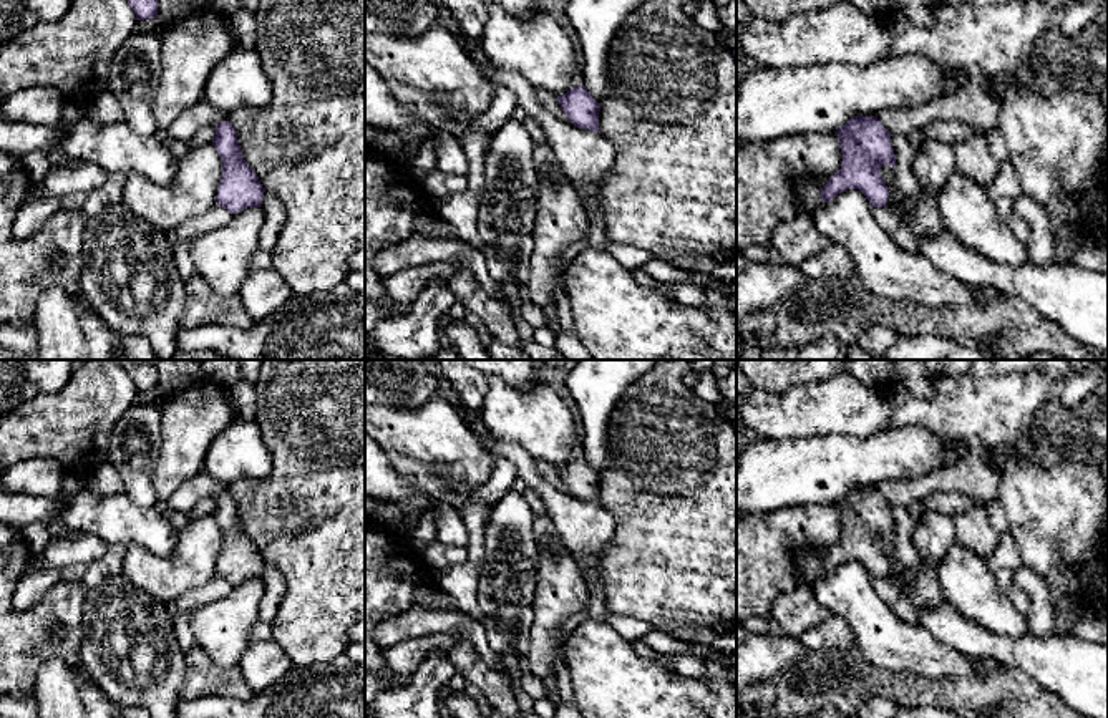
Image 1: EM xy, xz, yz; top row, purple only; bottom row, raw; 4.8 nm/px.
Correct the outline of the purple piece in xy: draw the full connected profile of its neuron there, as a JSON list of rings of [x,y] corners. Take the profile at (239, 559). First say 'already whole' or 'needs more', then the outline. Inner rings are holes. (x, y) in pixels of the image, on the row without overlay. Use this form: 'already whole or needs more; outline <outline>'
already whole; outline [[[222,492],[214,501],[212,517],[222,531],[217,575],[231,585],[239,585],[247,579],[260,579],[265,562],[254,541],[244,531],[232,496]]]

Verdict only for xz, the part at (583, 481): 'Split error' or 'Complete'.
Complete

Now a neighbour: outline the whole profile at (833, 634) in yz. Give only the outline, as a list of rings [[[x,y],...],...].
[[[839,615],[826,617],[819,625],[804,632],[799,640],[811,652],[843,650],[858,643],[854,632]]]

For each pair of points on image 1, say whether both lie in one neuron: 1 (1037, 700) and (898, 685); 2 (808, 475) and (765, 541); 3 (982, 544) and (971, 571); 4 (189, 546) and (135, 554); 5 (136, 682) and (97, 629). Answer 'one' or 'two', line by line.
1: one
2: two
3: two
4: one
5: one

